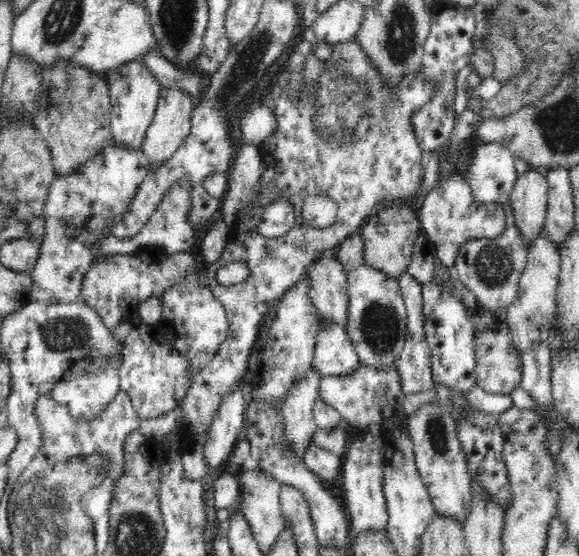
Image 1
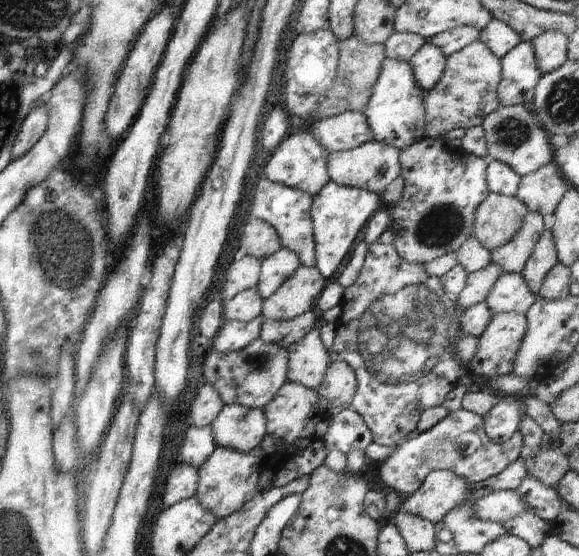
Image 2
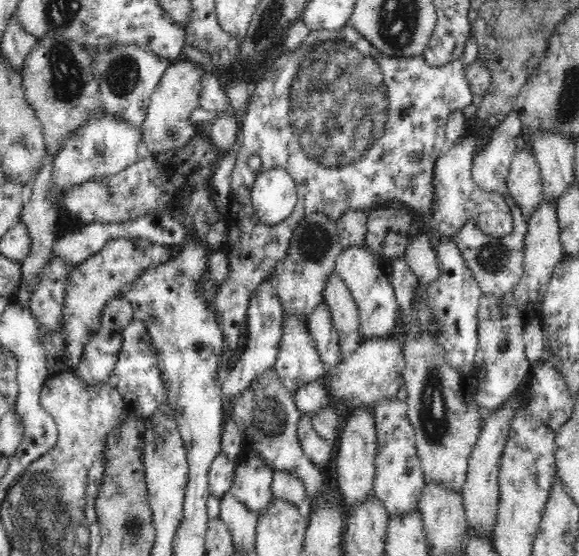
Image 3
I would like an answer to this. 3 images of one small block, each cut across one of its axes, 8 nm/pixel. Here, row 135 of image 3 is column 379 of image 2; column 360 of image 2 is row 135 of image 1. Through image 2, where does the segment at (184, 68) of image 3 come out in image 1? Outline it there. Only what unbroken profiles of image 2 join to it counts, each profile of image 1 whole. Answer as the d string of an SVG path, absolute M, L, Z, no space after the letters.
M162 89L157 102L157 107L149 124L141 150L148 158L149 167L157 167L160 163L170 160L176 150L182 146L185 138L190 134L192 112L197 101L182 90Z

